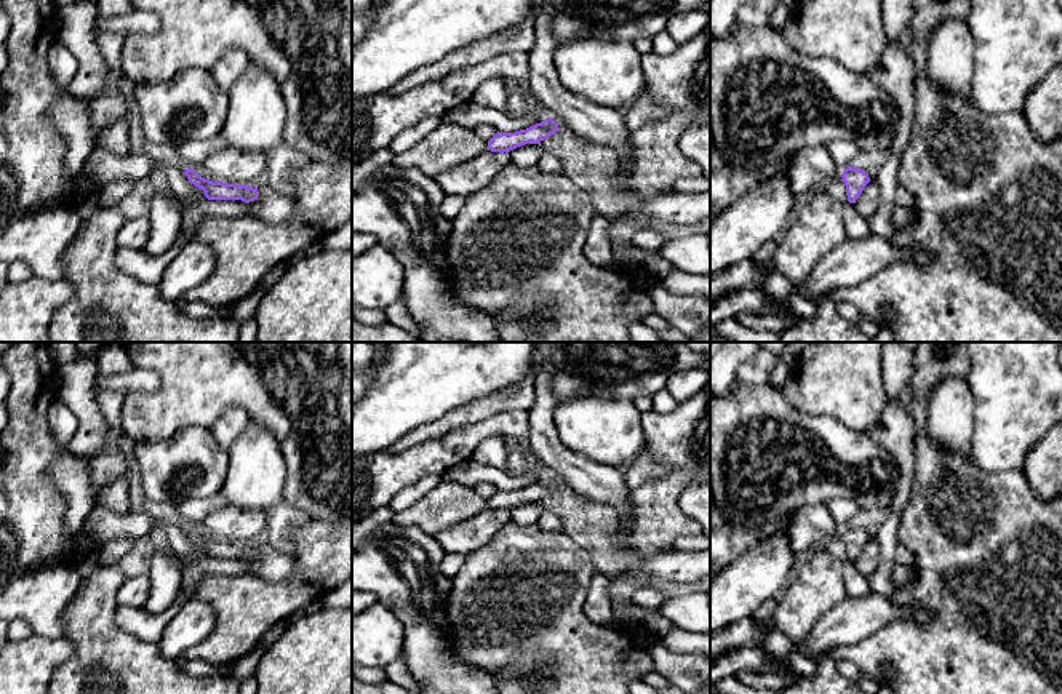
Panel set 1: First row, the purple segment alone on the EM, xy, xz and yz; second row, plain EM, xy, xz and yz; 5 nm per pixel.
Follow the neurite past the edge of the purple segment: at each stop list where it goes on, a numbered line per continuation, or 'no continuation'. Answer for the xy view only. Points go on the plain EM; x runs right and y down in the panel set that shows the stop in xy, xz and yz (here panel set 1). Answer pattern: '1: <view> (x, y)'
no continuation

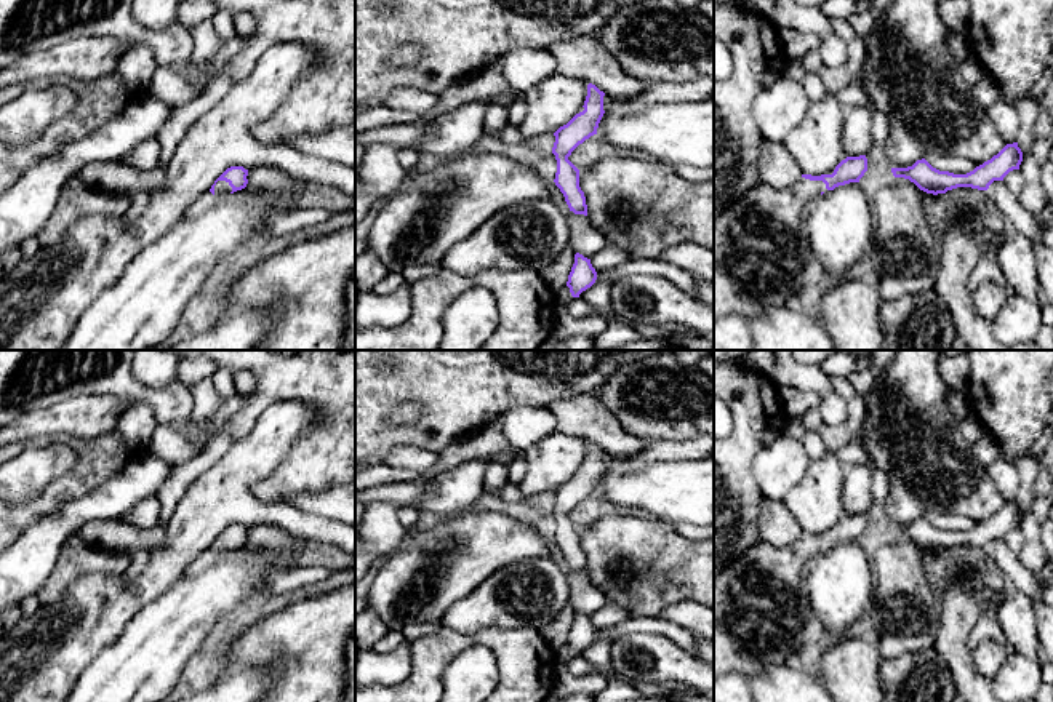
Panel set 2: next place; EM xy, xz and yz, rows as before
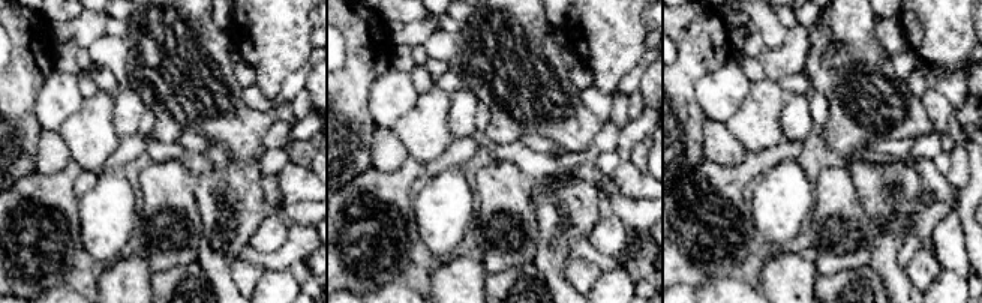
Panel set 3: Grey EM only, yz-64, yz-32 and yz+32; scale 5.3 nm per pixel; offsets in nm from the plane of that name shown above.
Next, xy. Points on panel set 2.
1: xy (221, 546)

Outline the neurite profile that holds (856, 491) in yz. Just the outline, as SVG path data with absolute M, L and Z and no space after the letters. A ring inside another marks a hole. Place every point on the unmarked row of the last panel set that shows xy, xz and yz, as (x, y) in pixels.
M869 464L850 465L842 485L842 505L848 515L867 513L874 505L872 473Z

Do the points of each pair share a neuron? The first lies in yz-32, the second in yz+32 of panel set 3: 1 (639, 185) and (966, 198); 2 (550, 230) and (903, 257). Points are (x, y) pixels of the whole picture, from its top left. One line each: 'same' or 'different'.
1: different
2: different

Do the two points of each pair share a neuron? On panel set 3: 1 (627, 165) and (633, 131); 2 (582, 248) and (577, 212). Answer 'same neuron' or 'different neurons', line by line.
1: same neuron
2: different neurons

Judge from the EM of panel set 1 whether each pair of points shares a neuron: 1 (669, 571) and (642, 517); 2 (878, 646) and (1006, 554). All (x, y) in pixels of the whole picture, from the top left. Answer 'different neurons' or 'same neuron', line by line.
1: different neurons
2: same neuron

